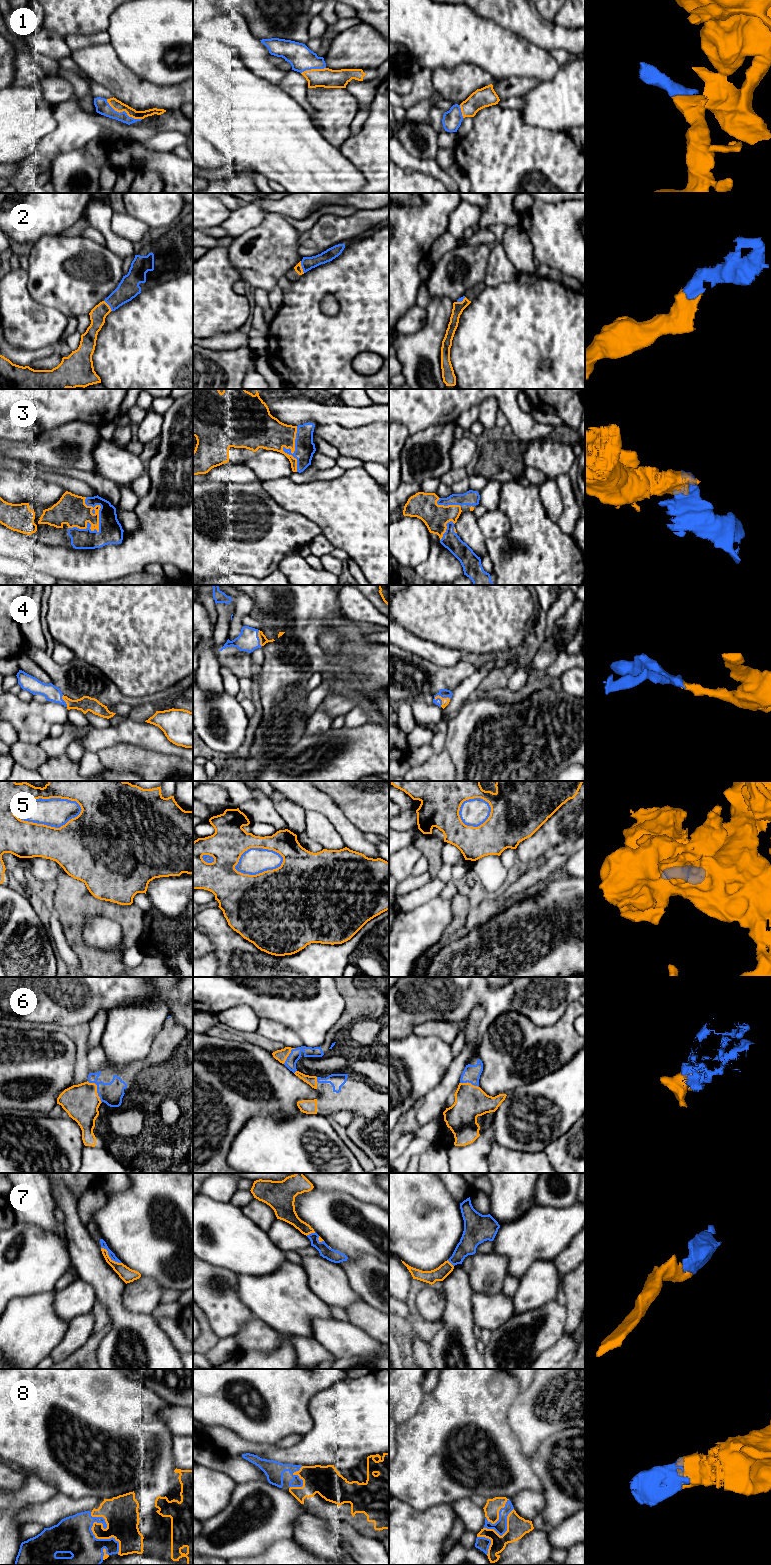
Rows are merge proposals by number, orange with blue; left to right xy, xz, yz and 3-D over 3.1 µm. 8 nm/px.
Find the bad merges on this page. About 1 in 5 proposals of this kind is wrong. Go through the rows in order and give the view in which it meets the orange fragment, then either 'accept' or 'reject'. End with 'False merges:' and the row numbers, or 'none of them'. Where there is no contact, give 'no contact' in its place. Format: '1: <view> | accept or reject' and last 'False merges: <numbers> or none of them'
1: xy | accept
2: xz | accept
3: xy | accept
4: yz | accept
5: xy | reject
6: xy | accept
7: xy | accept
8: xy | accept
False merges: 5

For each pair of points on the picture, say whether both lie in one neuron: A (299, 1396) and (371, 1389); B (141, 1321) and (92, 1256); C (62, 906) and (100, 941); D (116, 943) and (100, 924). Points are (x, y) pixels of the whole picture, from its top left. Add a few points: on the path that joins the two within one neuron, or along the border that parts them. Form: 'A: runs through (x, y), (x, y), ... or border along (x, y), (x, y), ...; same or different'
A: border along (334, 1384), (310, 1399), (311, 1418); different
B: runs through (122, 1313), (113, 1304), (109, 1287), (100, 1275); same
C: border along (105, 916), (84, 923), (82, 939), (93, 948); different
D: runs through (111, 938), (102, 929); same

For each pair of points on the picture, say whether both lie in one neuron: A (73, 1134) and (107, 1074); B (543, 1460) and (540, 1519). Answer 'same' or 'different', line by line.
A: different
B: same

